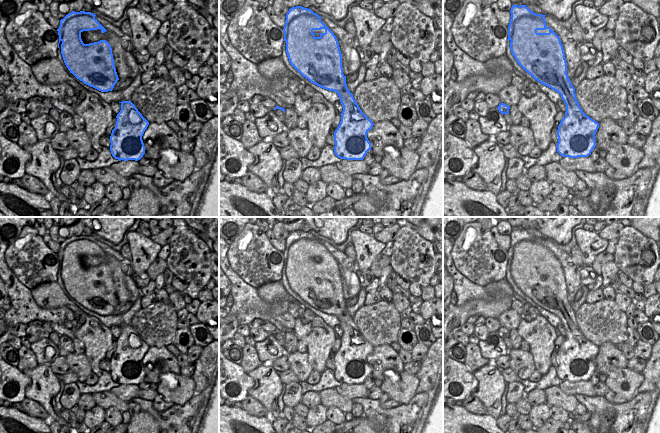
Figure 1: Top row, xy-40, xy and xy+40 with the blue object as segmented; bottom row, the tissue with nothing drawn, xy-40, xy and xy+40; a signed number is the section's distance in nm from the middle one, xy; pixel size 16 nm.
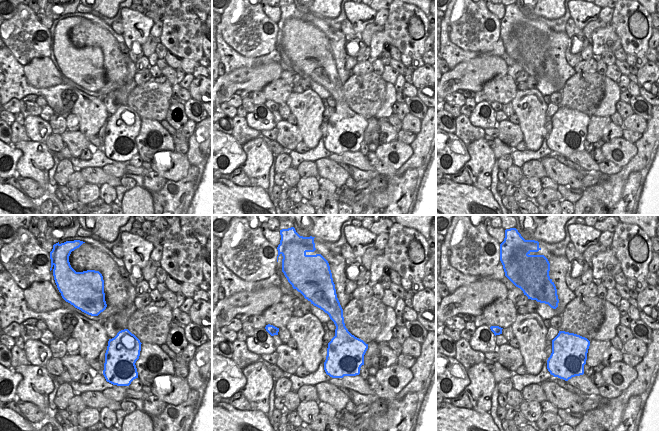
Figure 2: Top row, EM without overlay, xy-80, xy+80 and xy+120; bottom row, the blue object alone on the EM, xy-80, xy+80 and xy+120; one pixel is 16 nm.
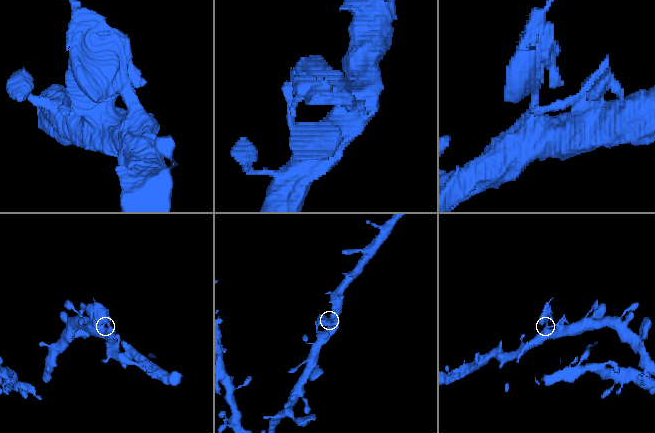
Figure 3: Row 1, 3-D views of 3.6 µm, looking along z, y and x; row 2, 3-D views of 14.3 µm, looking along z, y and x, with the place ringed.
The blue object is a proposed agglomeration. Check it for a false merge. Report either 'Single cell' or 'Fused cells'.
Fused cells

